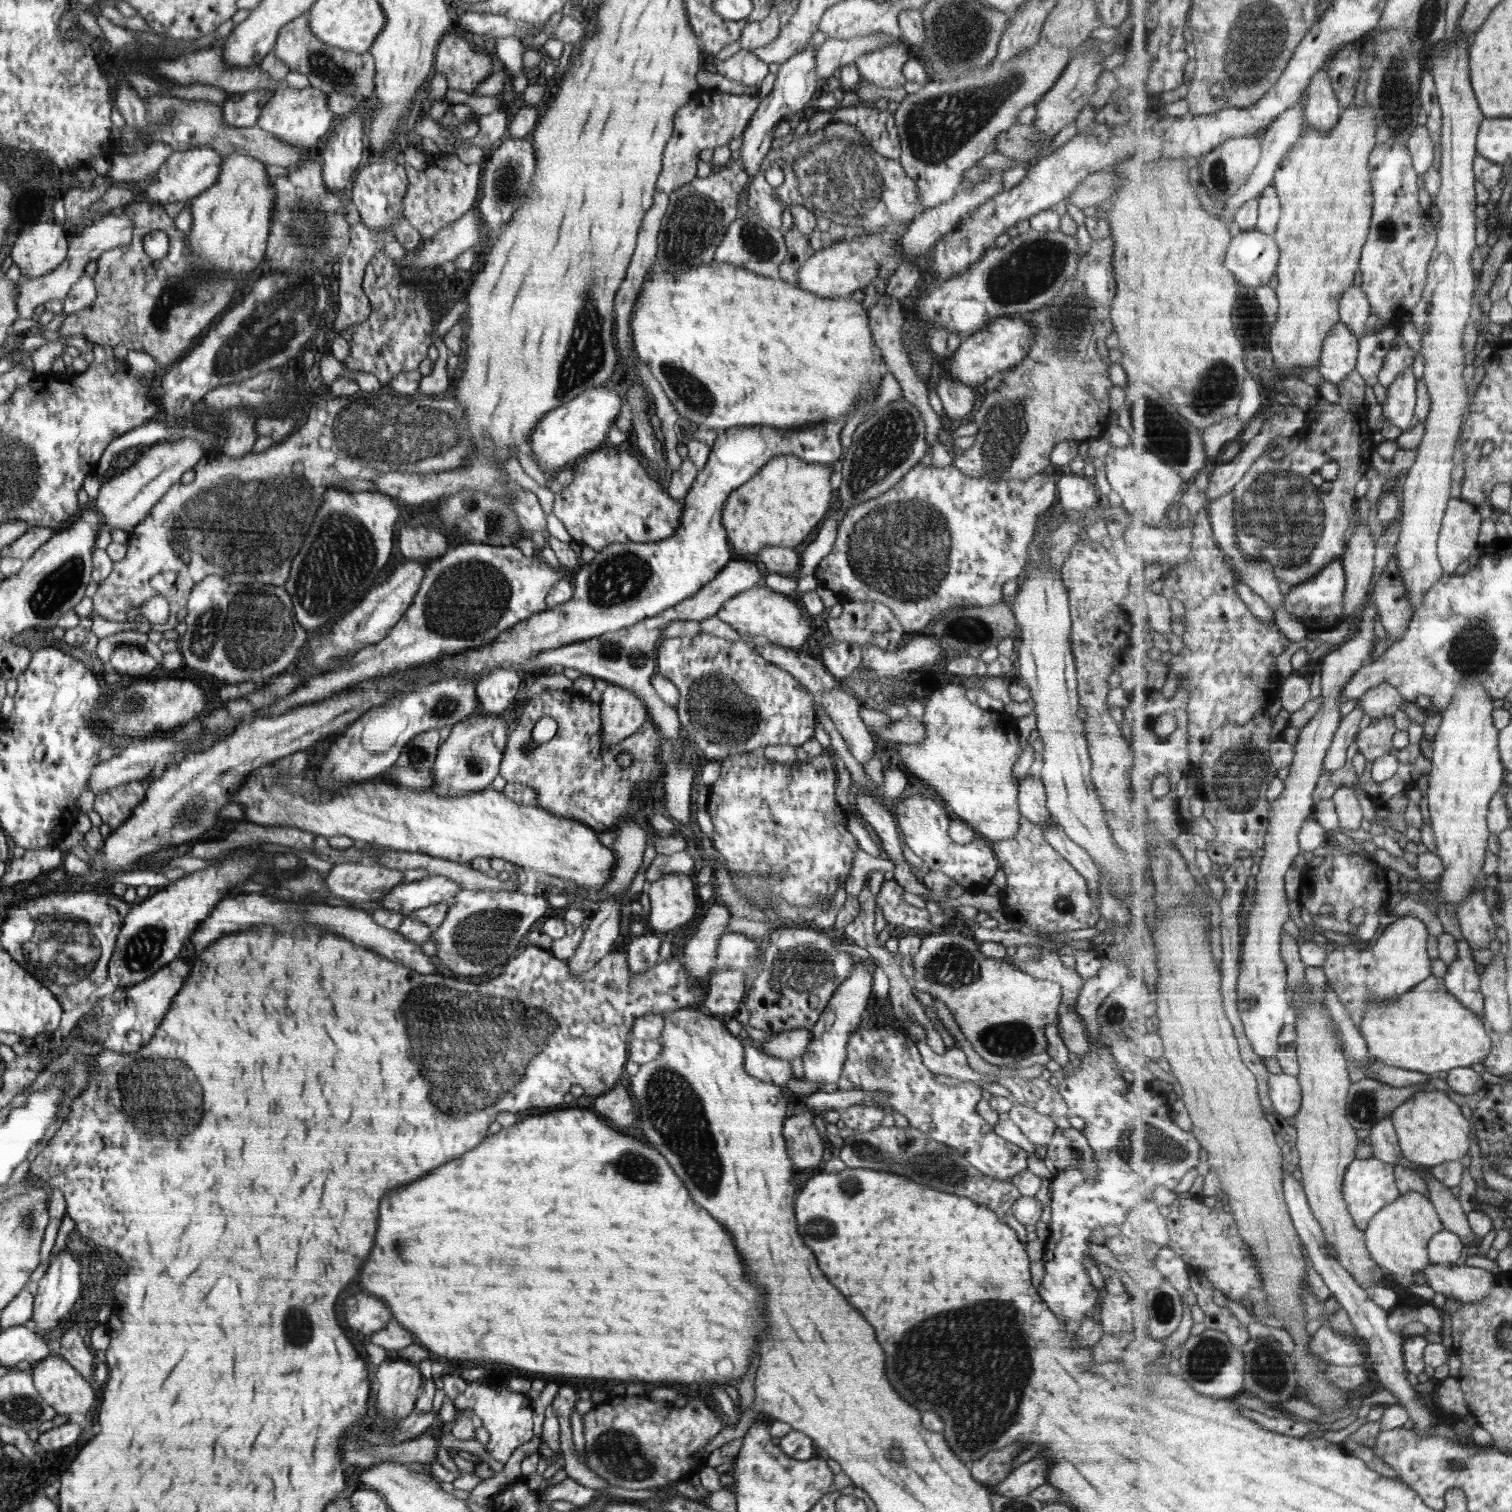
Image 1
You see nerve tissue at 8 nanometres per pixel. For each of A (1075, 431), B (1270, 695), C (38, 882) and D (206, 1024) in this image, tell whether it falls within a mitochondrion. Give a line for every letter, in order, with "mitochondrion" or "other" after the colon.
A: other
B: other
C: other
D: other

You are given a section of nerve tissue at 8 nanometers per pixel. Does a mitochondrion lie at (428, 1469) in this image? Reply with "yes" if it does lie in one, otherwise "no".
no

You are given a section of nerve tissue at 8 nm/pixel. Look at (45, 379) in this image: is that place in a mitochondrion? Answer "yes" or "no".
no

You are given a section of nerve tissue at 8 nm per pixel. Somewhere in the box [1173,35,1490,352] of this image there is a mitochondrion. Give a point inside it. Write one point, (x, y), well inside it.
(1396, 101)

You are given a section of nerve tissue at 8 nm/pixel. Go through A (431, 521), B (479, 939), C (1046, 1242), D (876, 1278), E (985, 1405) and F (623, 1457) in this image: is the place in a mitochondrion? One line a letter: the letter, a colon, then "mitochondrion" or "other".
A: other
B: mitochondrion
C: other
D: other
E: mitochondrion
F: mitochondrion

